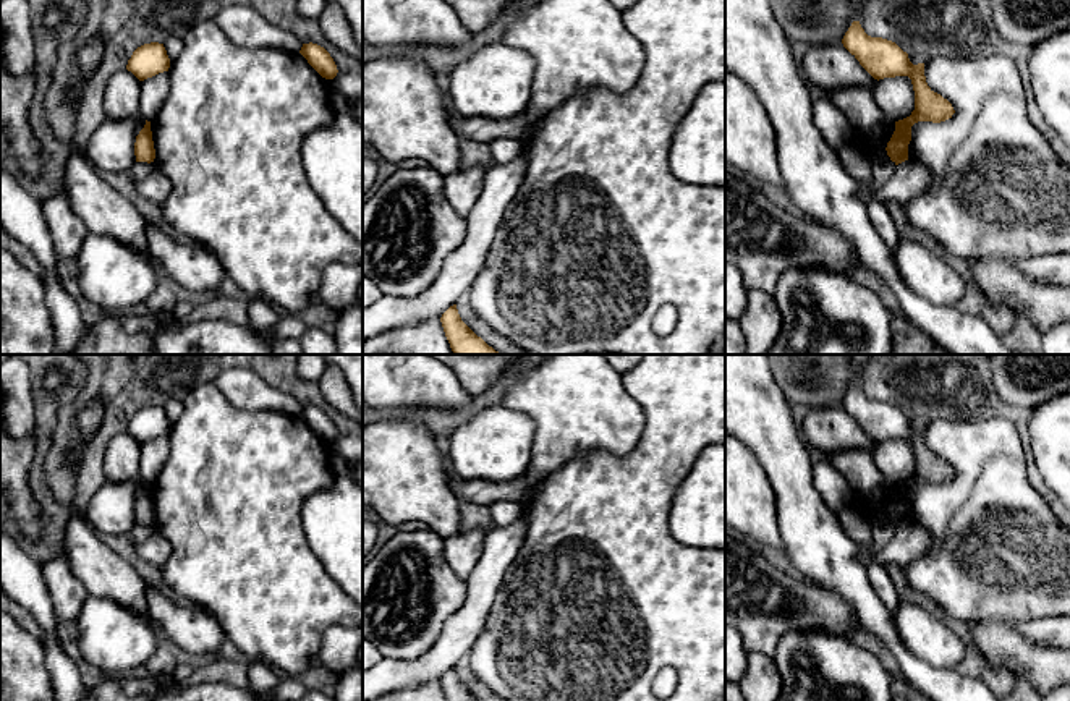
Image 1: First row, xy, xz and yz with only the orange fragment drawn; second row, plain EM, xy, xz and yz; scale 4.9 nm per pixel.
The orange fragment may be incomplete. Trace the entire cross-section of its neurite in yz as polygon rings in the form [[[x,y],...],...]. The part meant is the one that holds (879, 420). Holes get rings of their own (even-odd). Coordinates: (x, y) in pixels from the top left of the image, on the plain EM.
[[[860,384],[851,385],[842,406],[874,442],[895,439],[911,442],[915,473],[910,479],[895,484],[895,494],[885,510],[895,528],[908,523],[911,489],[918,484],[940,486],[952,481],[955,476],[952,466],[928,448],[924,426],[913,427],[908,416],[895,405],[868,398]]]

